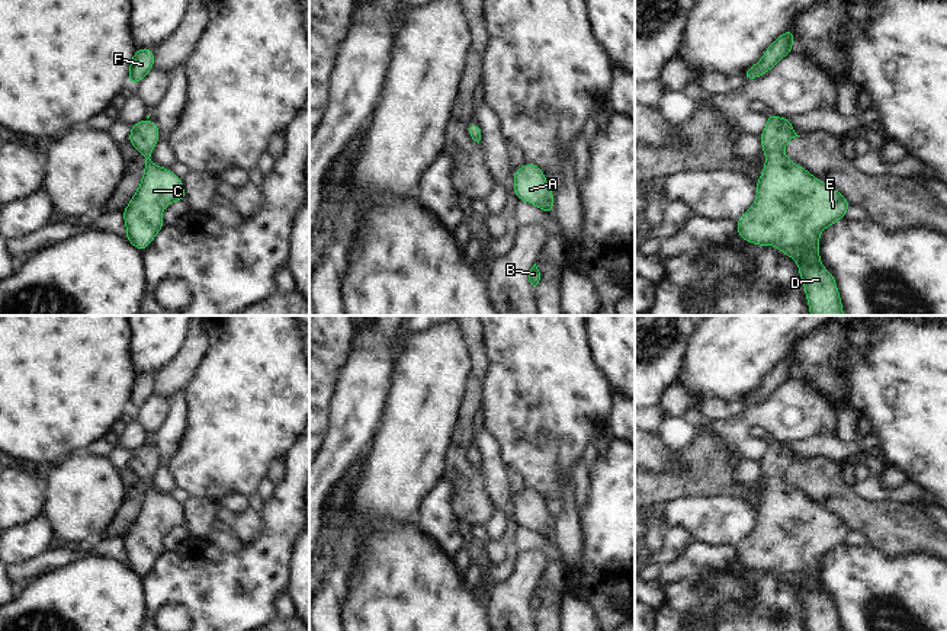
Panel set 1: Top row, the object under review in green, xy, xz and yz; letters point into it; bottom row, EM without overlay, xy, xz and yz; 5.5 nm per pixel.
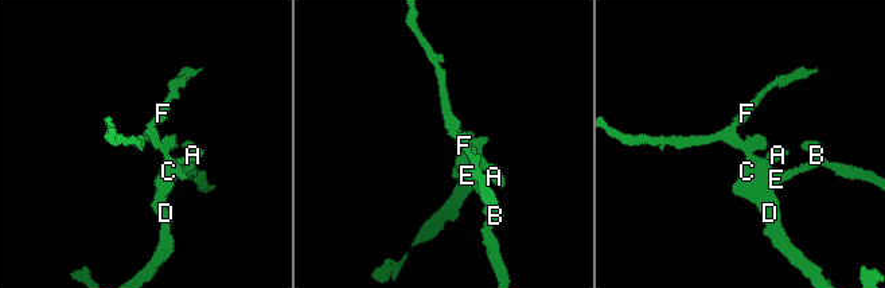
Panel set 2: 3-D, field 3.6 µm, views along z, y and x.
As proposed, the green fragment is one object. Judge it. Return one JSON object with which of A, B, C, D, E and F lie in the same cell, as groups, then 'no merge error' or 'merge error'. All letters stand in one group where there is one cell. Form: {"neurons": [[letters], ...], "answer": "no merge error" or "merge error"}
{"neurons": [["A", "B", "C", "D", "E", "F"]], "answer": "no merge error"}

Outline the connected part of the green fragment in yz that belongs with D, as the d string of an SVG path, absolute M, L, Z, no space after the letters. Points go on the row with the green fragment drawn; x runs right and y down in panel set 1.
M767 118L760 135L767 160L755 202L736 221L738 237L776 246L797 262L810 316L844 316L835 278L819 259L819 234L844 218L851 204L783 154L786 144L800 137L790 119Z

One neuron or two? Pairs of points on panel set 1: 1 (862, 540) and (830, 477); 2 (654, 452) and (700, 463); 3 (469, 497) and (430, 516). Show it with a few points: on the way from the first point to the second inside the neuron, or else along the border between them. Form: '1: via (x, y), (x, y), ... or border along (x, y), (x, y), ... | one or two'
1: border along (851, 529), (859, 529), (870, 544) | two
2: border along (677, 452), (661, 470), (649, 471) | two
3: border along (443, 476), (450, 486), (450, 508), (458, 518) | two

